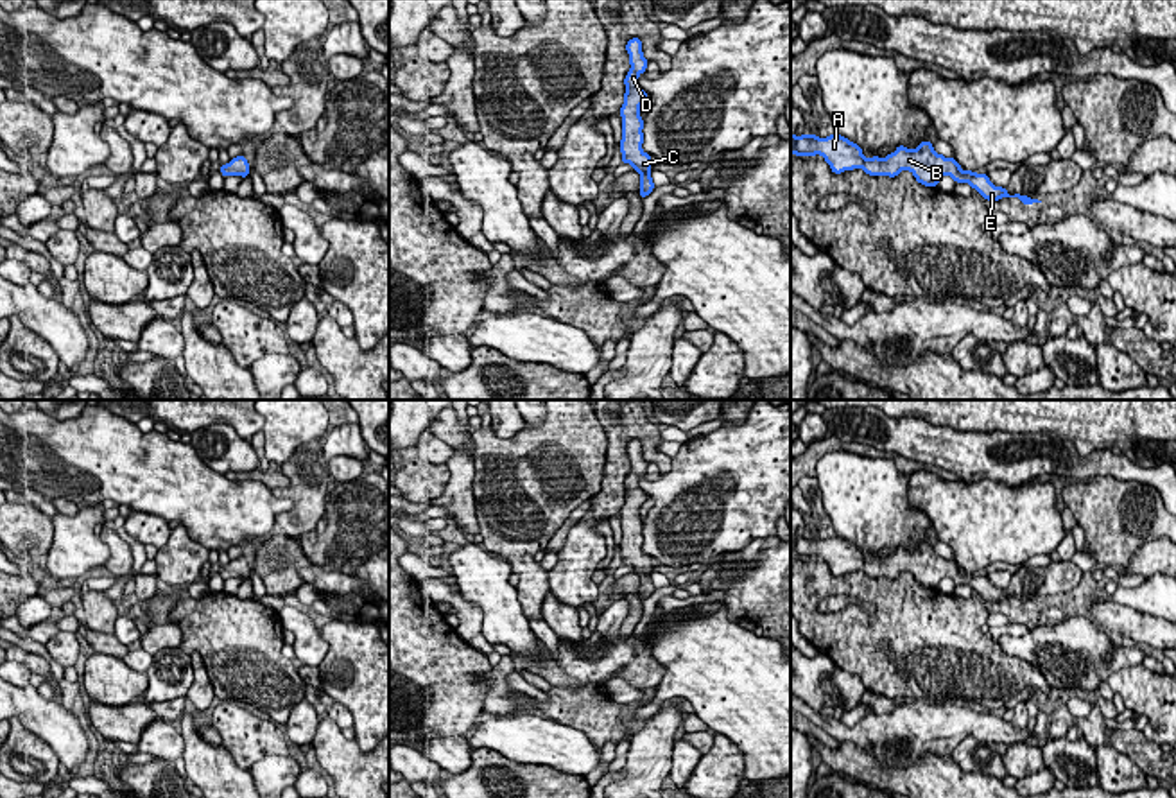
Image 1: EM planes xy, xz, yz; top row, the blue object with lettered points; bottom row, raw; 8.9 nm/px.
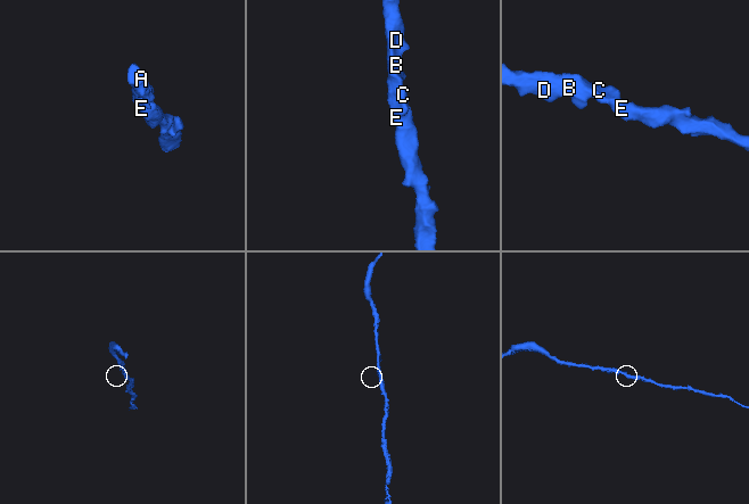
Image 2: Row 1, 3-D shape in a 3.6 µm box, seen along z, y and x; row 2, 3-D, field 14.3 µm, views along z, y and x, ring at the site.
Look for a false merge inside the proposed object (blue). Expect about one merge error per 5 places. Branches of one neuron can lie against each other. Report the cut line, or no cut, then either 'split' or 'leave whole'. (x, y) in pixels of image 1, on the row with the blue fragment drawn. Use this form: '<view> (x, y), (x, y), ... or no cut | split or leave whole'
no cut | leave whole

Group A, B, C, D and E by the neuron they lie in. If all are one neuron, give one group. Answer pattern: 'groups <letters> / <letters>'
groups A B C D E

